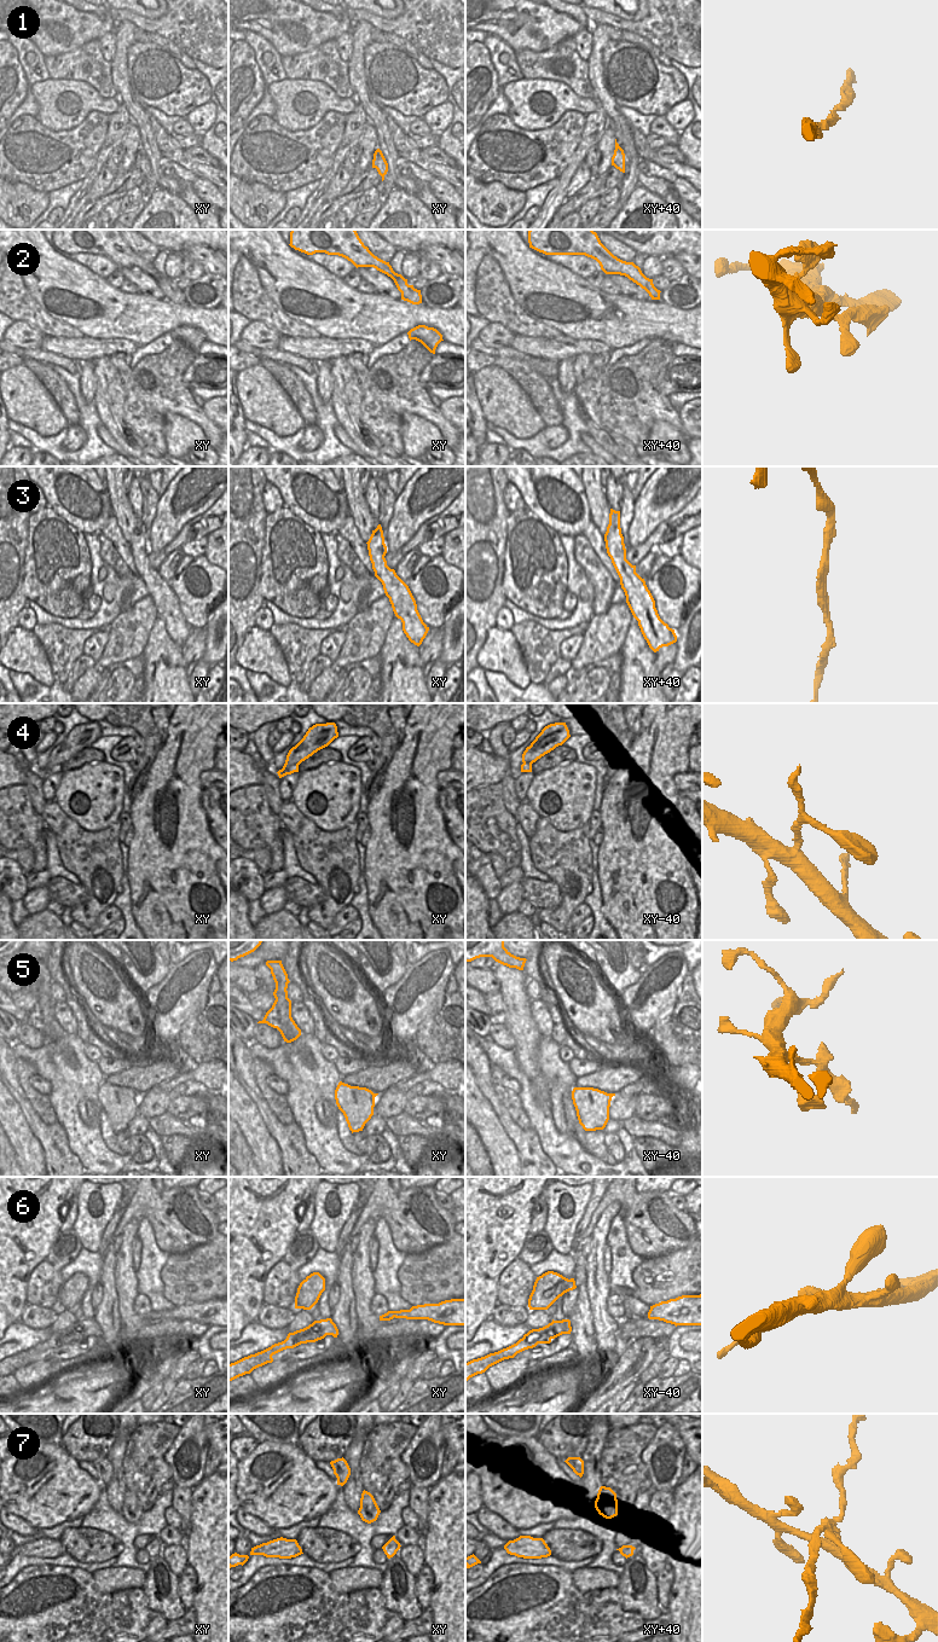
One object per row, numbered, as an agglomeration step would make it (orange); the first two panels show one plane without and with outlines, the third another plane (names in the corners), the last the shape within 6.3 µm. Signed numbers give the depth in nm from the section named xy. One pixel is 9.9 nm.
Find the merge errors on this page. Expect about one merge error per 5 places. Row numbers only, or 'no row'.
4, 5, 6, 7.

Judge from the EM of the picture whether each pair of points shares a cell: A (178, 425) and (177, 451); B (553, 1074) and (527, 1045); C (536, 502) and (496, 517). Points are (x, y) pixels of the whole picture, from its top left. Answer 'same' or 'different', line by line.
A: same
B: different
C: different

